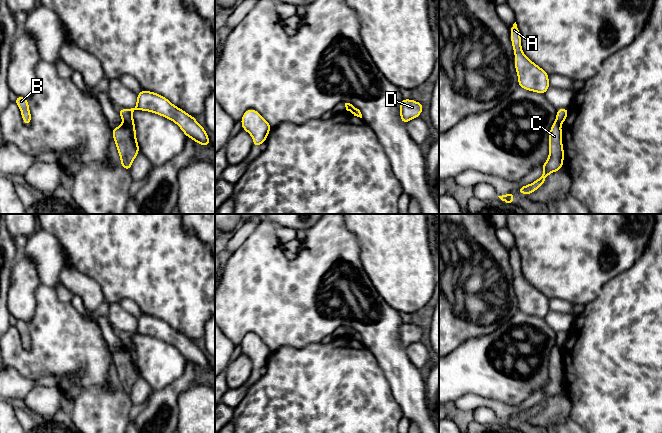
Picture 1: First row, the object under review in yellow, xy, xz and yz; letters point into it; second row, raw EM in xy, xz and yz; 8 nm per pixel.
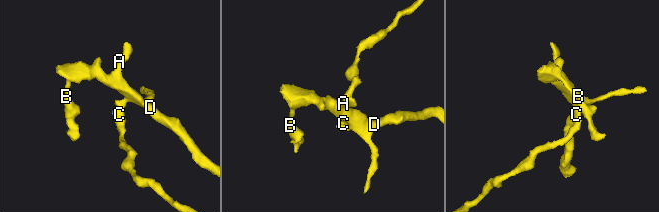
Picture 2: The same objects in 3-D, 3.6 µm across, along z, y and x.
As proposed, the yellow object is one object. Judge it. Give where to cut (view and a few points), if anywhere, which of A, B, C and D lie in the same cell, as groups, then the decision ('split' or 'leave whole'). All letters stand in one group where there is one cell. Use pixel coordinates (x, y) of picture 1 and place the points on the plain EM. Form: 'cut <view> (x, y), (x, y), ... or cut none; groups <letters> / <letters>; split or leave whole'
cut xy (123, 345), (133, 350); groups A B D / C; split

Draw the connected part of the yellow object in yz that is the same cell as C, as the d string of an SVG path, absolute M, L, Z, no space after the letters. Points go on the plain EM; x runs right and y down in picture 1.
M555 345L550 353L549 359L549 381L543 388L543 399L531 408L522 410L518 413L517 417L523 417L524 420L536 415L540 412L546 401L556 395L559 395L563 391L564 373L562 369L562 354L561 349Z

